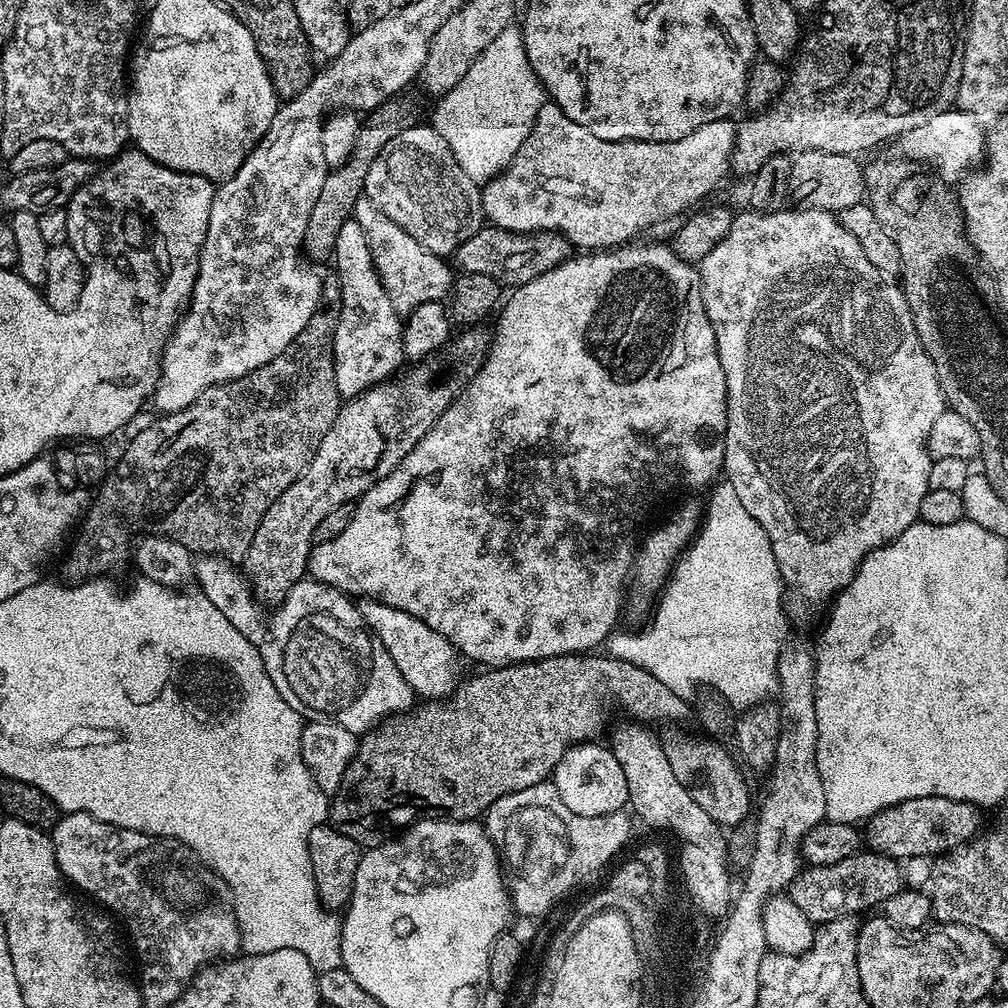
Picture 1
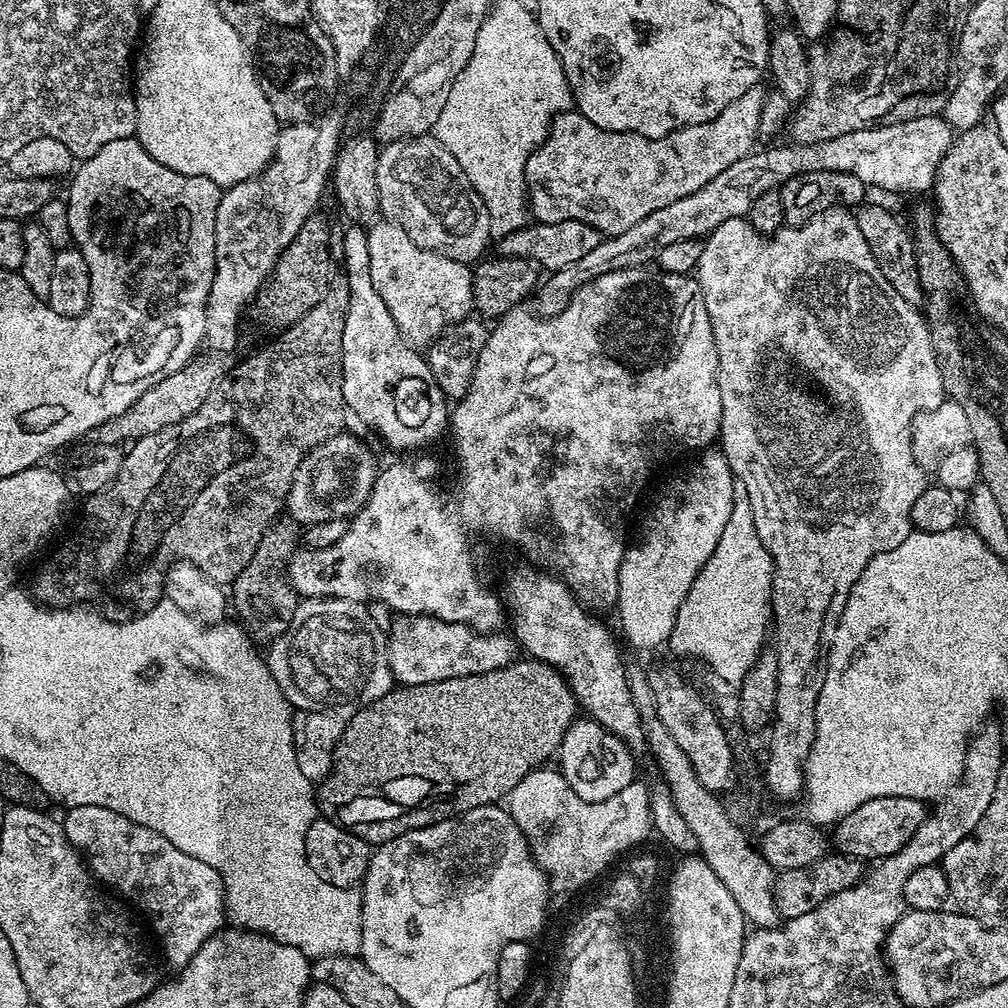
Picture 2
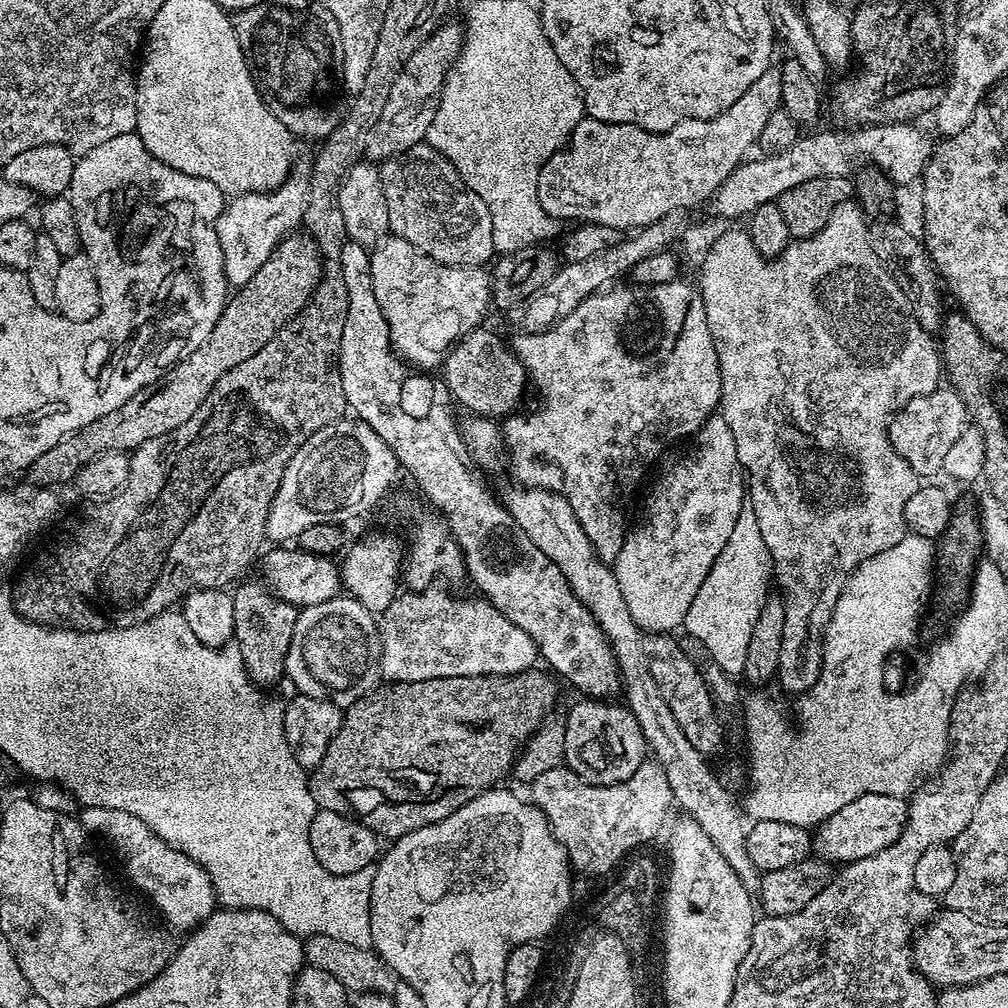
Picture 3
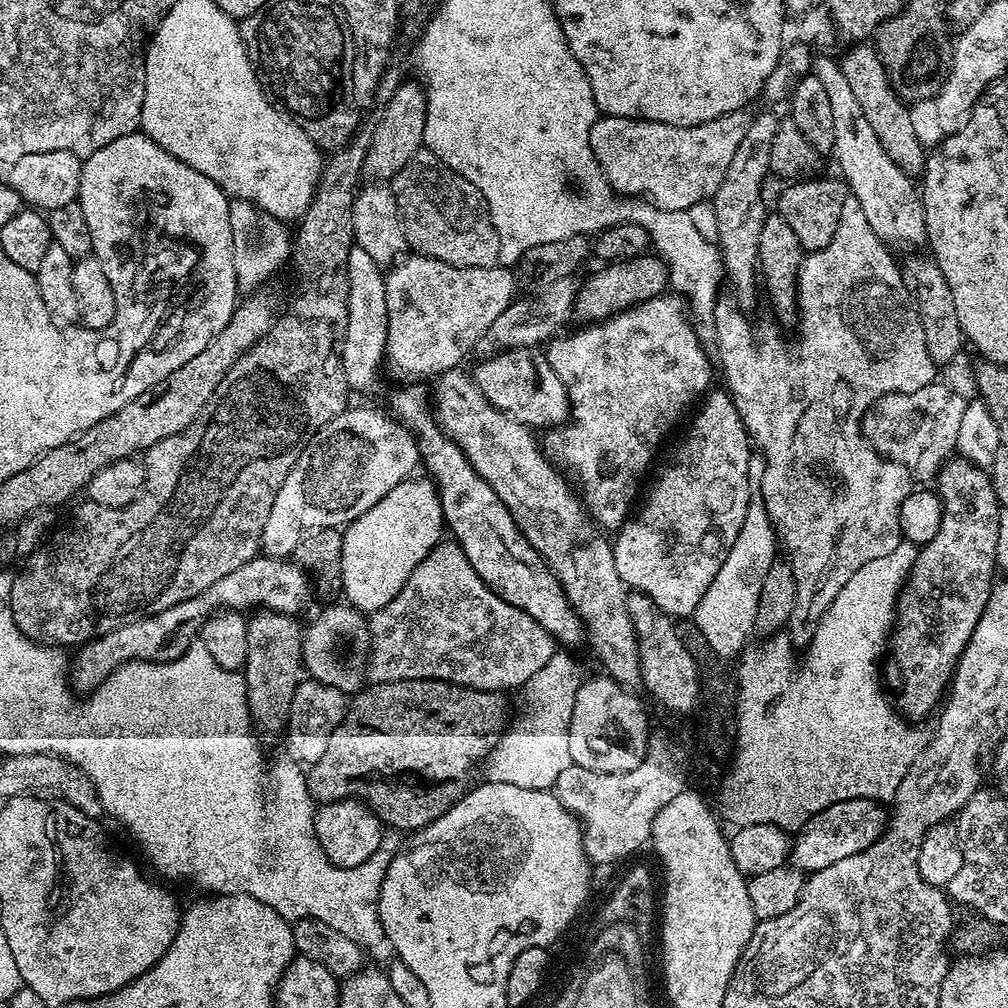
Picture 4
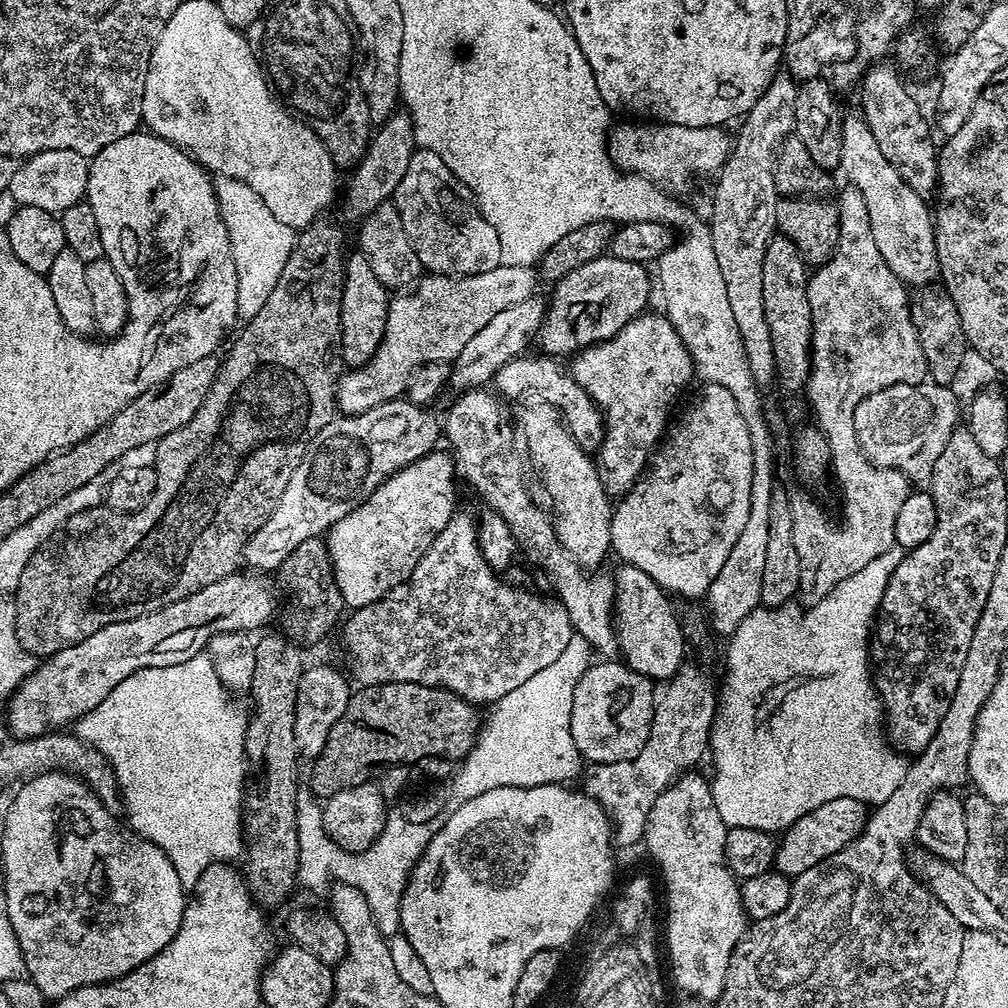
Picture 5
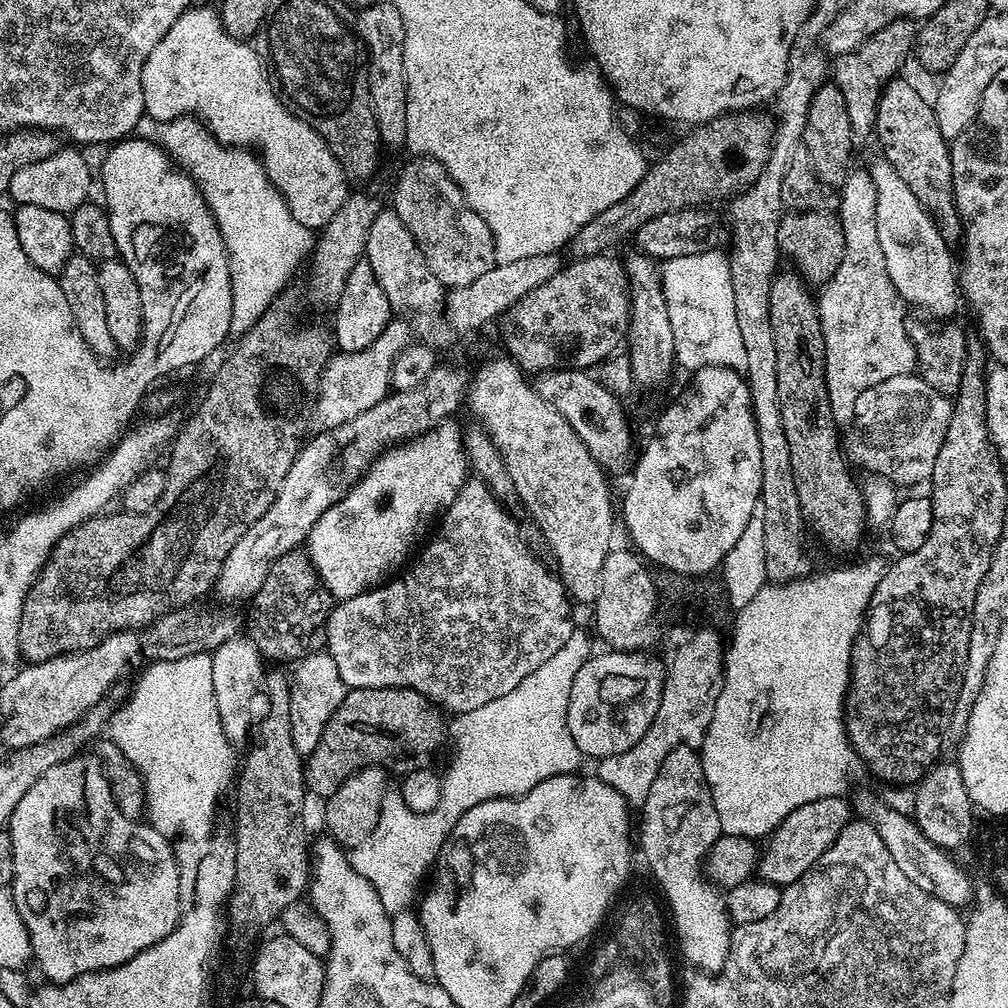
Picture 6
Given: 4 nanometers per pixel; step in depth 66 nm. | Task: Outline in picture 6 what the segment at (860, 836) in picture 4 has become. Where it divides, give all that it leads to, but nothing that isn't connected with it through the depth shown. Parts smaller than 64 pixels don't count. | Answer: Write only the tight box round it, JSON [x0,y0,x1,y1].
[759,796,853,886]

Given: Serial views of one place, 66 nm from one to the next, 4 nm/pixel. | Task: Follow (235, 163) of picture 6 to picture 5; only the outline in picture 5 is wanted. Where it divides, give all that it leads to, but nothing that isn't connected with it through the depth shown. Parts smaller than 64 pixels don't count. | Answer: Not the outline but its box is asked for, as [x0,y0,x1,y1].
[215,178,297,322]

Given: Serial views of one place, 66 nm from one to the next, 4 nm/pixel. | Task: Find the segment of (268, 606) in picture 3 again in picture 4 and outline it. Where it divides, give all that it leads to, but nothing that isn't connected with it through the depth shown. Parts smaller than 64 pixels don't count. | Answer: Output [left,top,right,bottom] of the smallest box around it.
[242,610,302,733]

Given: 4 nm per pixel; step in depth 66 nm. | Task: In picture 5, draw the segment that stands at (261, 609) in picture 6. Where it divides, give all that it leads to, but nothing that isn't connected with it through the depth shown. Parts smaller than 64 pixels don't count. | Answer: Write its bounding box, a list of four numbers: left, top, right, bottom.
[278,537,346,645]

